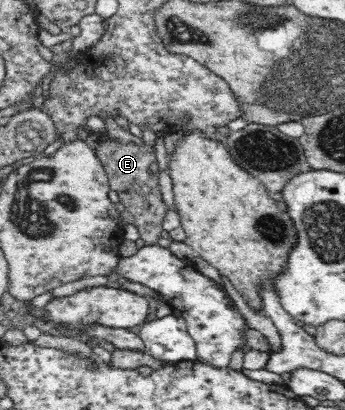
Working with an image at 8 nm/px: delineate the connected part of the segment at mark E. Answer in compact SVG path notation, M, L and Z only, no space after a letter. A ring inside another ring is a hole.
M105 132L98 135L94 150L109 177L110 190L117 193L119 202L135 217L133 224L139 230L140 238L146 245L156 245L163 230L162 219L169 208L162 200L159 177L149 171L150 165L156 162L154 146L144 141L141 144L123 143Z

